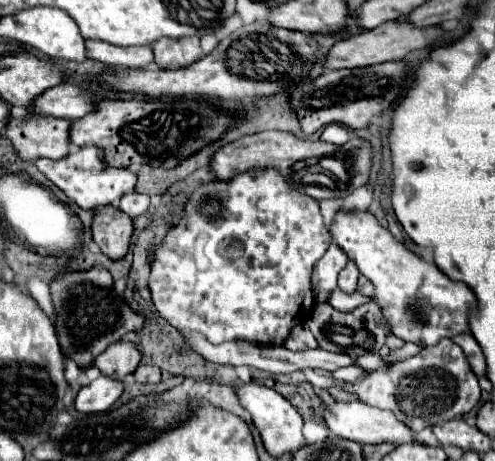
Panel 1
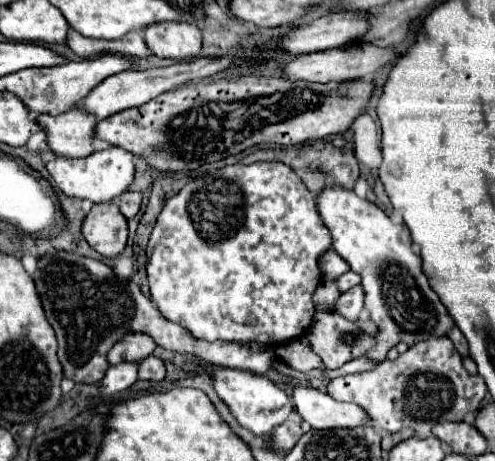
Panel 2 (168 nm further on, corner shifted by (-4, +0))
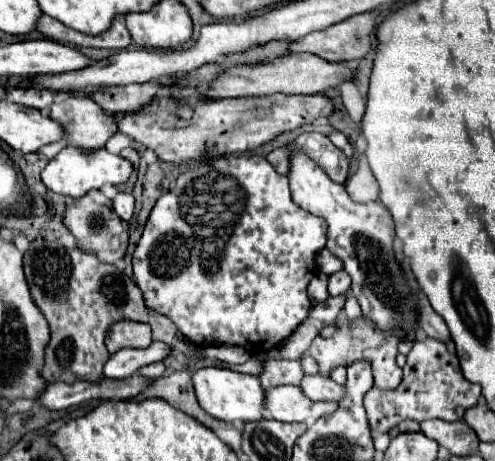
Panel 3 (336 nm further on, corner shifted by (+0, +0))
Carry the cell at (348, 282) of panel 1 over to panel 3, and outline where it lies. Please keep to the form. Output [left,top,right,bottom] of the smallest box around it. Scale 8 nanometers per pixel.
[328,271,350,295]

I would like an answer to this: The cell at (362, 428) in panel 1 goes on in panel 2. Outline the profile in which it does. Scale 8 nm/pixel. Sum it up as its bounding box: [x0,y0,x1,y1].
[292,387,370,429]

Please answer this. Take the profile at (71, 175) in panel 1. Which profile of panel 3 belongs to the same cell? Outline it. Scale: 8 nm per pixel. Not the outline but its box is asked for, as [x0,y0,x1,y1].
[42,147,132,197]

